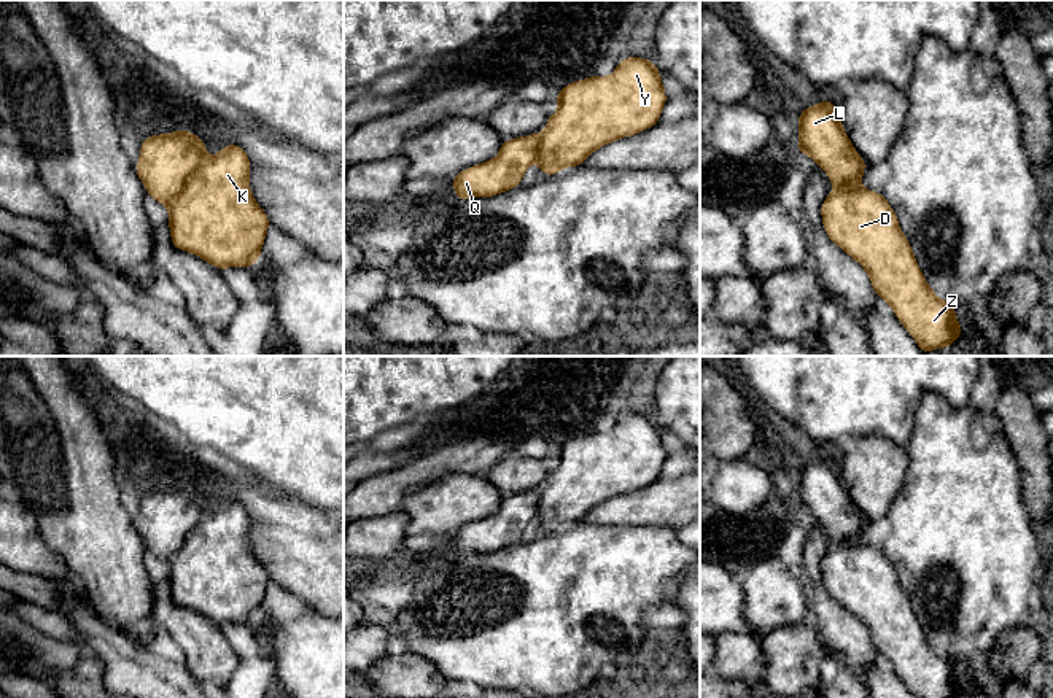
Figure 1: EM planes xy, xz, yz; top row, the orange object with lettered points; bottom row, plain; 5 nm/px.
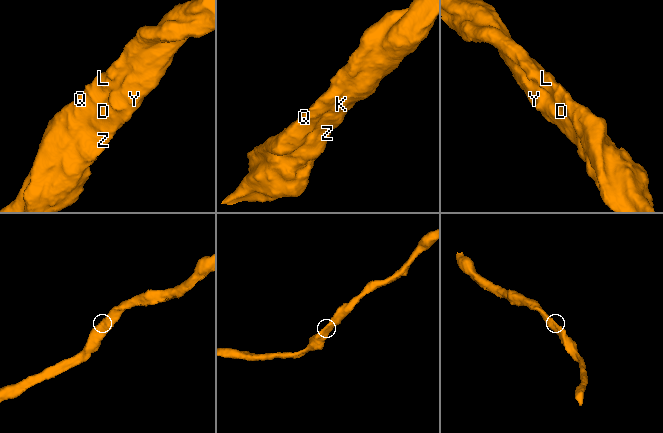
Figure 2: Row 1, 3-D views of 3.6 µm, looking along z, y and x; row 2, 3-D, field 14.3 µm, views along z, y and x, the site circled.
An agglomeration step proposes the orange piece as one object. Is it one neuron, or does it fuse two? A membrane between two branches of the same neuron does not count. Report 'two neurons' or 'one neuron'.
one neuron

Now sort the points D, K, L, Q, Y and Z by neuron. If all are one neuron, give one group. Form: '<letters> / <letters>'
D K L Q Y Z

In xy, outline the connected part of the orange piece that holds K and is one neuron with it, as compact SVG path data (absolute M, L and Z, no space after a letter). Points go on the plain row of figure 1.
M185 485L143 494L134 526L146 550L169 563L170 595L175 604L202 614L218 626L253 622L261 614L270 577L251 550L248 510L239 501L226 501L216 512L208 514L205 501Z

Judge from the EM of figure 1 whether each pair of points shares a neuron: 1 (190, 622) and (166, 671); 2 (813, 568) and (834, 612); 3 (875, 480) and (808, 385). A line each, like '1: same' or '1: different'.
1: different
2: same
3: different

